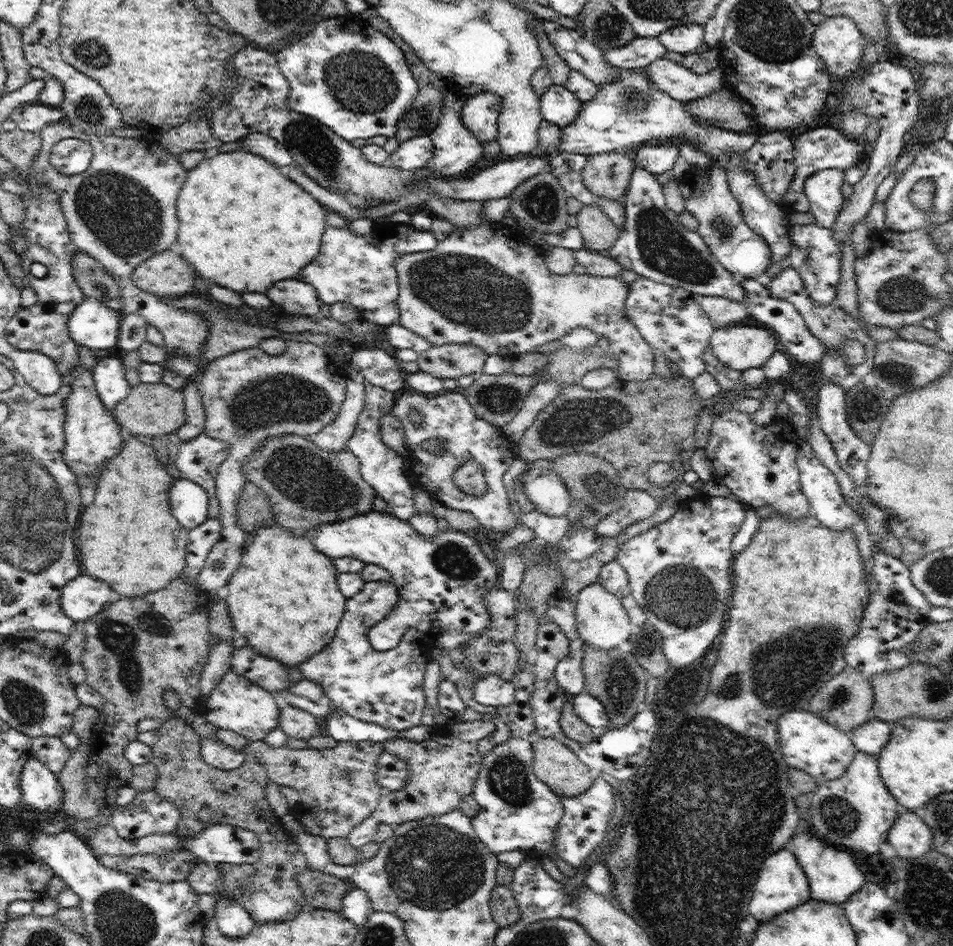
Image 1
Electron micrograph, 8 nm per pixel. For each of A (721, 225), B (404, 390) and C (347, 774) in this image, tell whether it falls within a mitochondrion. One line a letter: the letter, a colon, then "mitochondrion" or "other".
A: mitochondrion
B: other
C: mitochondrion

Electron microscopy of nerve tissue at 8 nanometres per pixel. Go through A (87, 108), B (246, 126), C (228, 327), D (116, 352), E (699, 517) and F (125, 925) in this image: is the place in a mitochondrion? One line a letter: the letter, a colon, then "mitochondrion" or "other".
A: mitochondrion
B: other
C: other
D: other
E: other
F: mitochondrion

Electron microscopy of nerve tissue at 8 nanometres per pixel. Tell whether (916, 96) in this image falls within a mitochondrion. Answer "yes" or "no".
no

